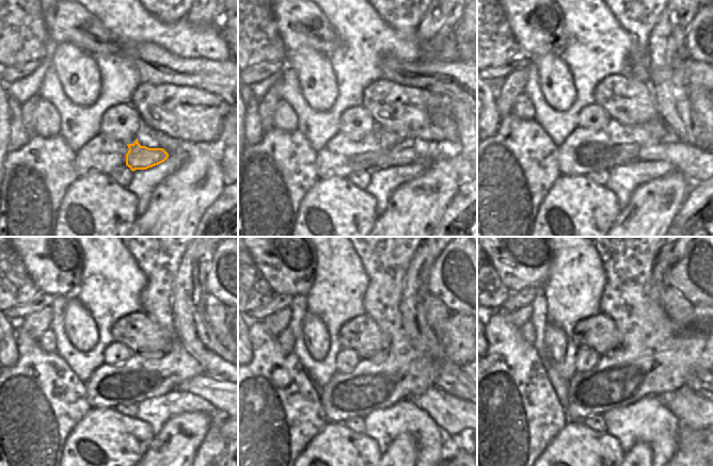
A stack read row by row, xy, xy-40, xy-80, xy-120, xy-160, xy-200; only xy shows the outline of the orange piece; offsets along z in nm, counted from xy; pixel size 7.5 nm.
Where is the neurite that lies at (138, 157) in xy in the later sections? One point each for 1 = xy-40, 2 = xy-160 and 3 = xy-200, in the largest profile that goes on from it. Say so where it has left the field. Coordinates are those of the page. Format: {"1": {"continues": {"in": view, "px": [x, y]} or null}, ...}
{"1": {"continues": {"in": "xy-40", "px": [407, 151]}}, "2": {"continues": {"in": "xy-160", "px": [454, 415]}}, "3": {"continues": {"in": "xy-200", "px": [692, 410]}}}

